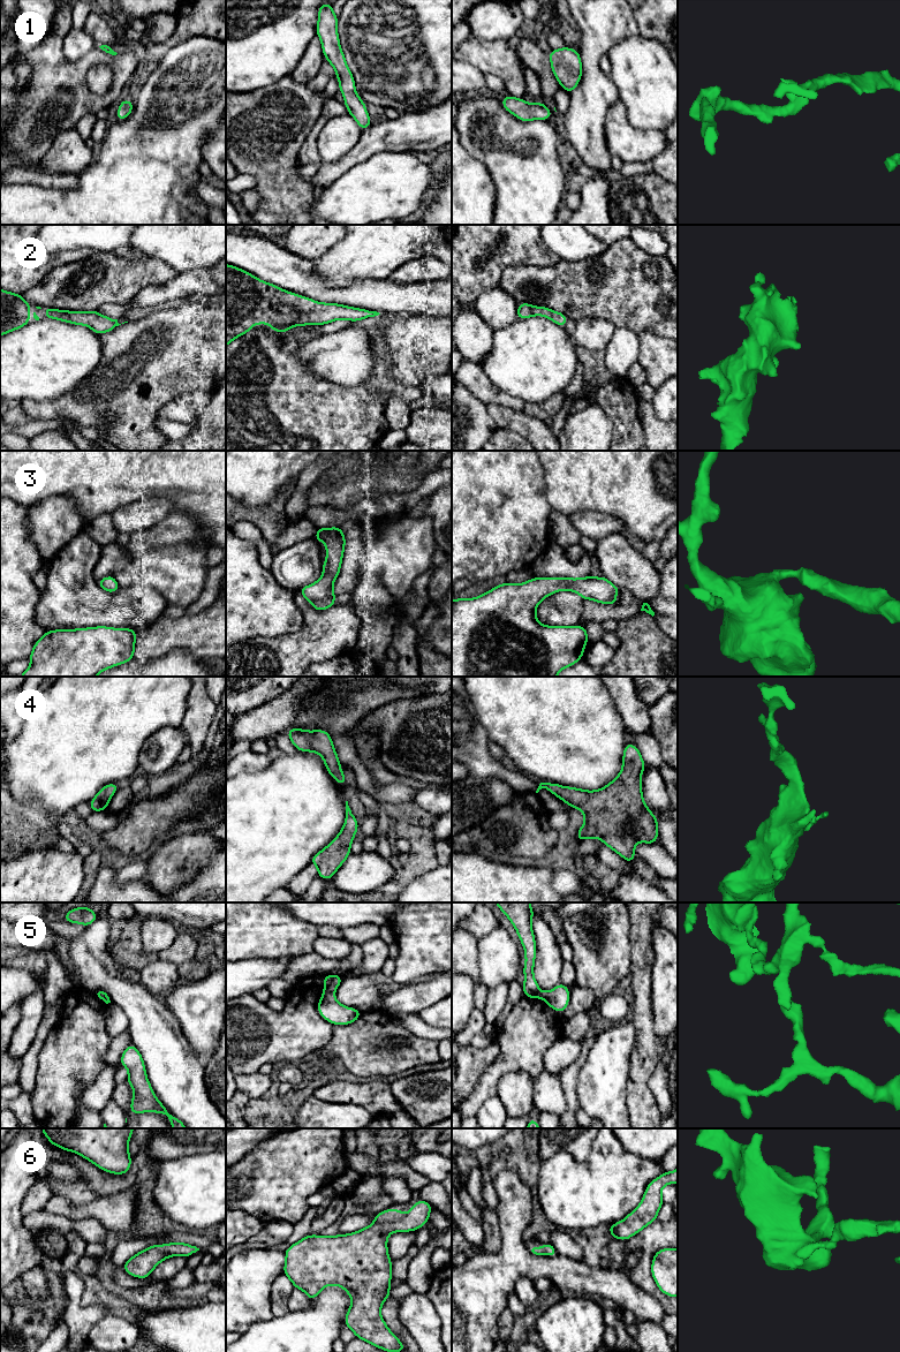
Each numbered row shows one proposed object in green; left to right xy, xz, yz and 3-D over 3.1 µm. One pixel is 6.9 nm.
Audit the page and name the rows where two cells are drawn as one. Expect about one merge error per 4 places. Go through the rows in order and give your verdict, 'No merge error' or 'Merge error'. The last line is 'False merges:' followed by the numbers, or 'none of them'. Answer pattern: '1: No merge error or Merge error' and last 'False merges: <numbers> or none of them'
1: No merge error
2: No merge error
3: No merge error
4: No merge error
5: Merge error
6: No merge error
False merges: 5

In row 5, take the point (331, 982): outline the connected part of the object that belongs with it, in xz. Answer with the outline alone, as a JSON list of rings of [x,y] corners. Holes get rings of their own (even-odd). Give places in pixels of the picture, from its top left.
[[[325,975],[323,981],[324,990],[327,992],[334,992],[342,981],[341,975]]]

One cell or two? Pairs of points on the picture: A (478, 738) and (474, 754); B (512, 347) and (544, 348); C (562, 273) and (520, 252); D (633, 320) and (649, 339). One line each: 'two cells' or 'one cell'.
A: one cell
B: one cell
C: two cells
D: two cells

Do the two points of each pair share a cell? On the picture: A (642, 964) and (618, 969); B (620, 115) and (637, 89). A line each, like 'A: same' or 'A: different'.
A: different
B: different

